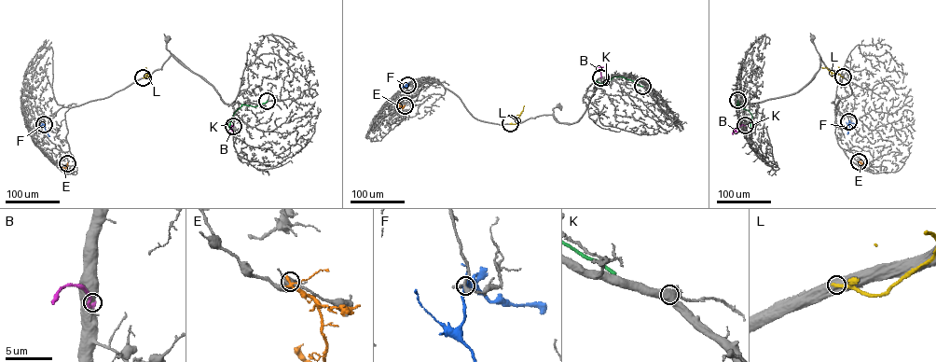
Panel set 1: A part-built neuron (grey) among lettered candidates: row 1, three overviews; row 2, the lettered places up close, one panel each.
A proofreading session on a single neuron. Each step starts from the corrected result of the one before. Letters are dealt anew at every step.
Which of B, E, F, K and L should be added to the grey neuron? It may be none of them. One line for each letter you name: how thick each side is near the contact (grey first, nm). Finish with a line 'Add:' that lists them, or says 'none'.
F: 320 nm thick on the grey side, 300 nm on the other
Add: F

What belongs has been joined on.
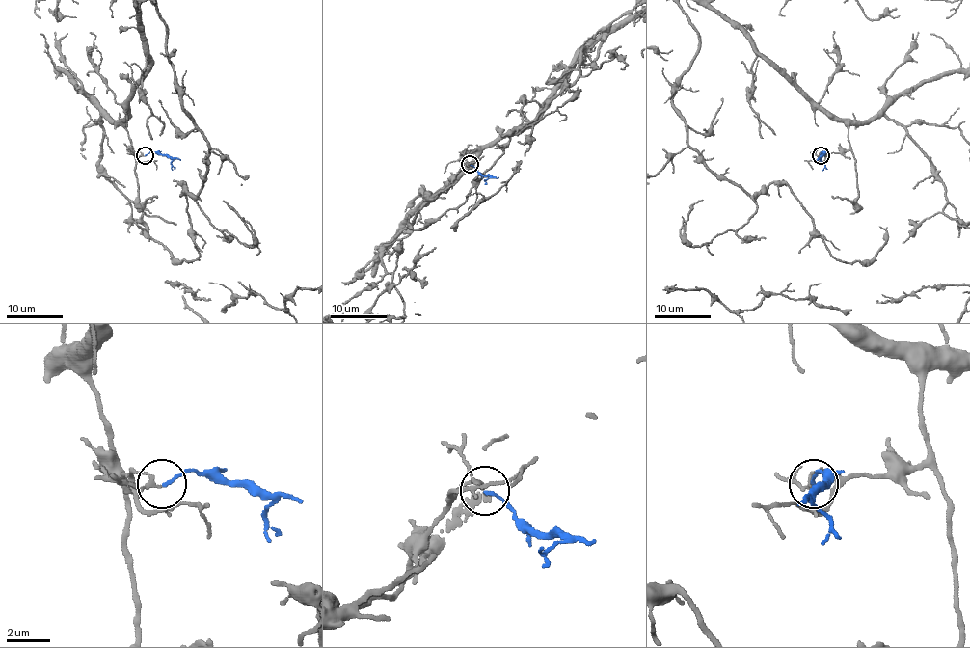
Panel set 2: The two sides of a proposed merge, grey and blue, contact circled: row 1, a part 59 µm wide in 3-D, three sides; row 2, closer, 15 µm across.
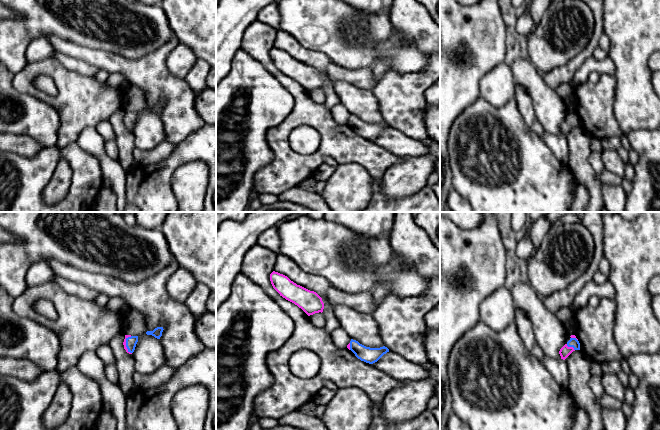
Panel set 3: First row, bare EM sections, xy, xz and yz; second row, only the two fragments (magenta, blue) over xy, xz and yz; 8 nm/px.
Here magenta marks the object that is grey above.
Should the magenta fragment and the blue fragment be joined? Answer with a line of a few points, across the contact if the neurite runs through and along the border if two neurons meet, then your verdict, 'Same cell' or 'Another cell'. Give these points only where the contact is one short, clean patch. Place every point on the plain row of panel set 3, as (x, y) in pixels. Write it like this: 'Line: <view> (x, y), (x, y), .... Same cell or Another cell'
Line: yz (565, 127), (571, 123), (573, 118). Same cell

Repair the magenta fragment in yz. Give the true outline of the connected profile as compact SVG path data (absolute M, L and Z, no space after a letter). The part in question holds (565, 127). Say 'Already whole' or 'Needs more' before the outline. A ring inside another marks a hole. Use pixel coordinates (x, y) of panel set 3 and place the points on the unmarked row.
Needs more. M575 111L570 112L570 116L560 125L561 135L565 136L573 127L580 126L580 119Z

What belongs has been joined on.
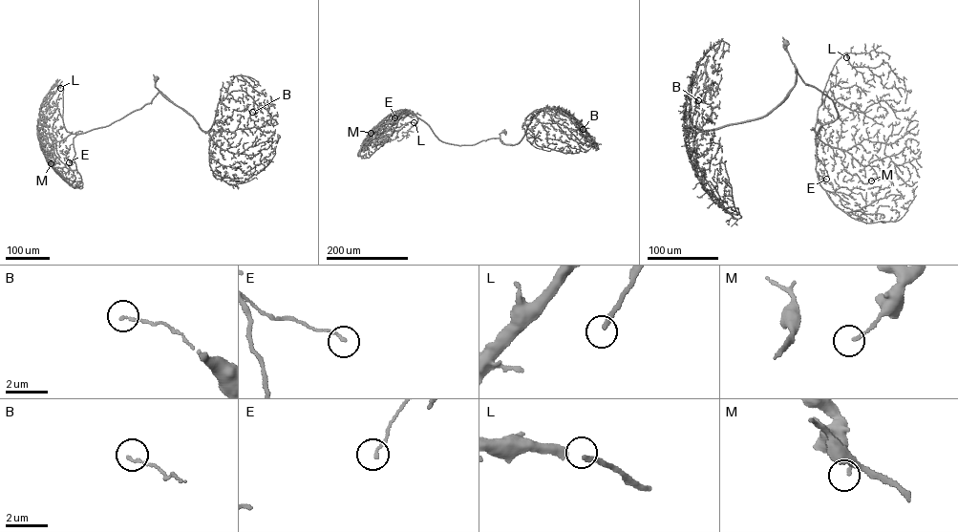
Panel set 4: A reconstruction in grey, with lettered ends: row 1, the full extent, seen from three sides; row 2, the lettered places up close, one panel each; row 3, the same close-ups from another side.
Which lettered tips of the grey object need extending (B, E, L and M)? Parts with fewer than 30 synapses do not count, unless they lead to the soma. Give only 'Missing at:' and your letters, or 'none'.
Missing at: L

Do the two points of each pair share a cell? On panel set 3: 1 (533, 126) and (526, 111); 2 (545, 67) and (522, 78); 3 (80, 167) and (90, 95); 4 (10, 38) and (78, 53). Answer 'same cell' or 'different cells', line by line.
1: same cell
2: different cells
3: different cells
4: different cells

